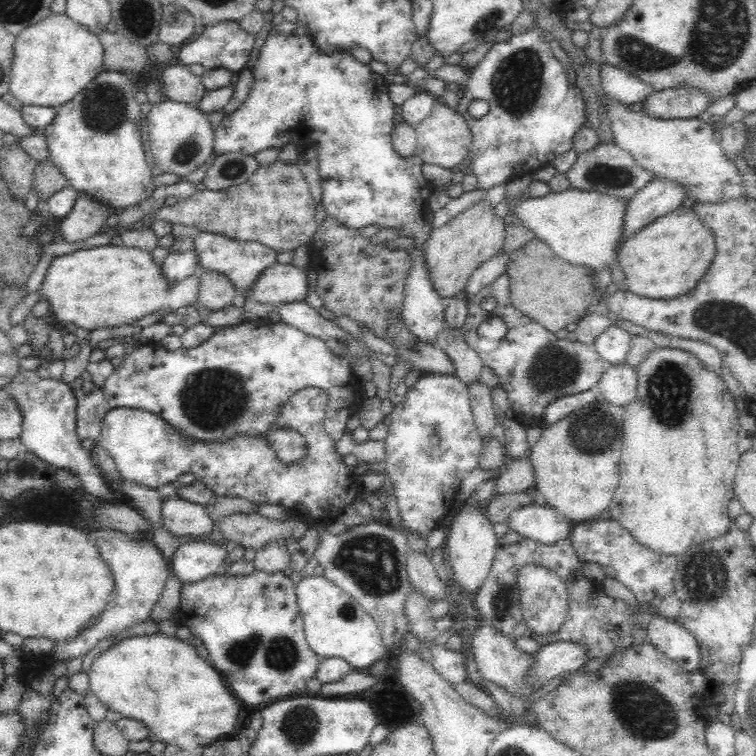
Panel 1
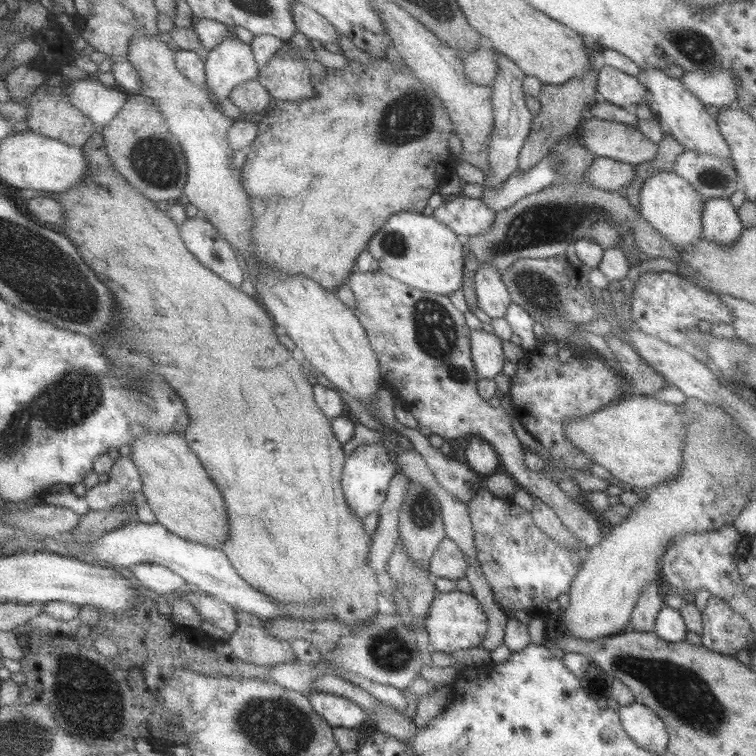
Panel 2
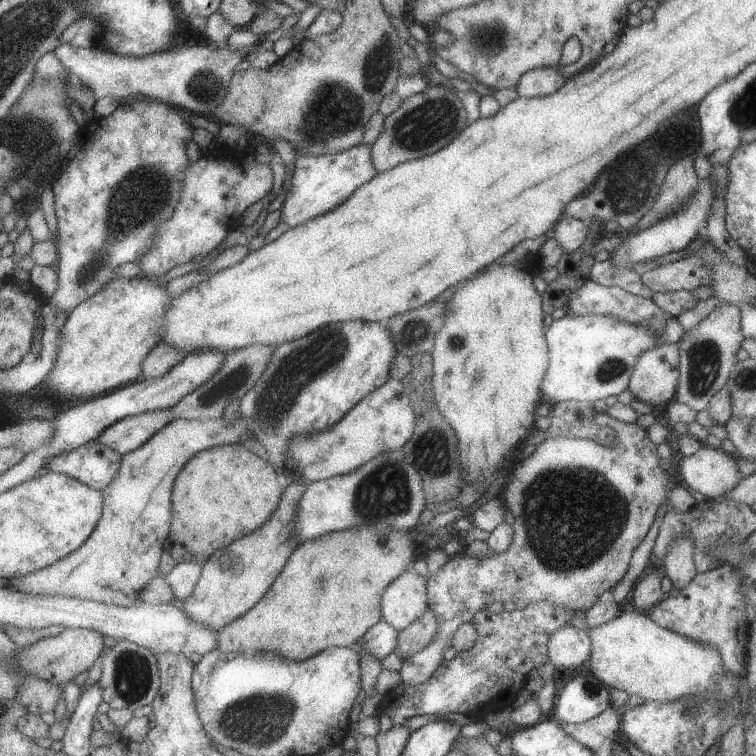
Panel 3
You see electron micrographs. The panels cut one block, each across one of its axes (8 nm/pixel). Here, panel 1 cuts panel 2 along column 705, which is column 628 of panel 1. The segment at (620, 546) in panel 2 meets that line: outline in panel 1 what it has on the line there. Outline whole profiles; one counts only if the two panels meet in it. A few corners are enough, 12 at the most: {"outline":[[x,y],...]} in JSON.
{"outline":[[656,347],[623,406],[608,511],[678,556],[720,538],[735,398]]}

